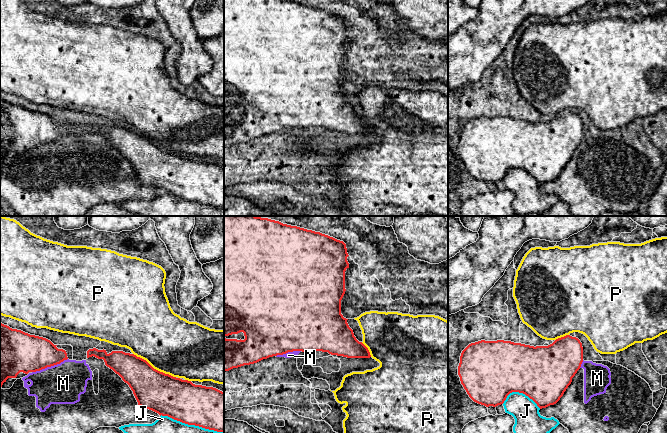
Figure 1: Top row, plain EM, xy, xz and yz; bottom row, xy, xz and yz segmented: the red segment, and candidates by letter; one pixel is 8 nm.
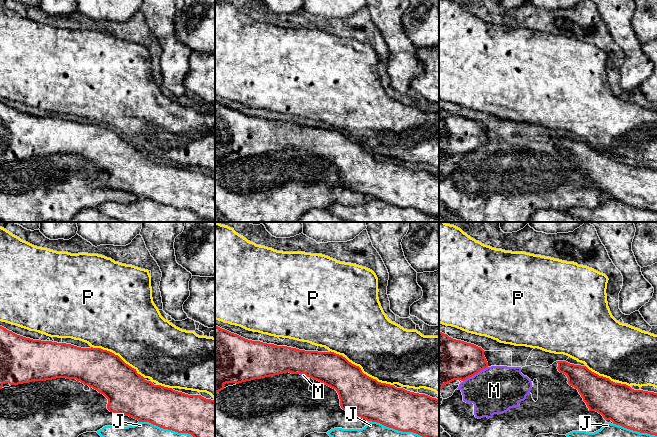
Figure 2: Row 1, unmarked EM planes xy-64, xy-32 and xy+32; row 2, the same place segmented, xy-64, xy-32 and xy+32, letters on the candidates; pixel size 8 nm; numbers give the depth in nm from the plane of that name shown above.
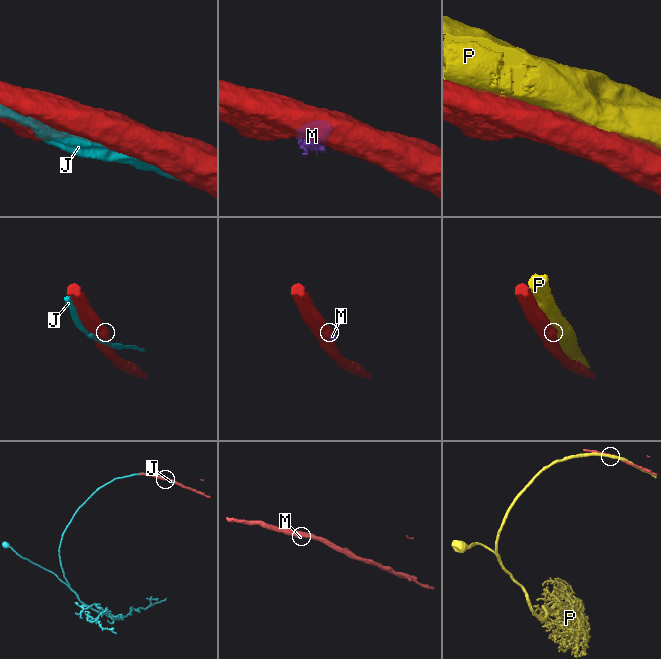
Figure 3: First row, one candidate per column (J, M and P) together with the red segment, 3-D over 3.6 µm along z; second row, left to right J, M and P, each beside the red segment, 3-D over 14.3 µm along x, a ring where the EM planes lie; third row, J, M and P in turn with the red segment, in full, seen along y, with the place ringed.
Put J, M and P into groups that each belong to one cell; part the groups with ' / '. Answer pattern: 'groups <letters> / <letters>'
groups J / M / P

